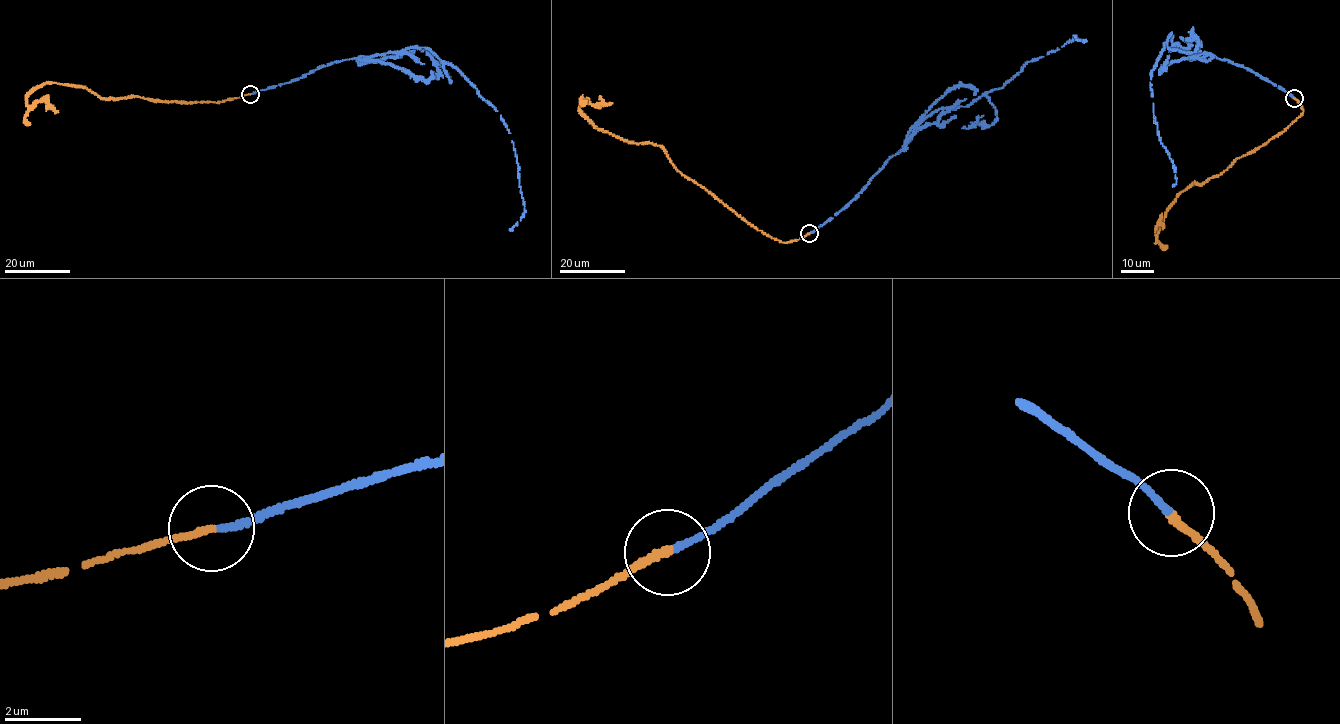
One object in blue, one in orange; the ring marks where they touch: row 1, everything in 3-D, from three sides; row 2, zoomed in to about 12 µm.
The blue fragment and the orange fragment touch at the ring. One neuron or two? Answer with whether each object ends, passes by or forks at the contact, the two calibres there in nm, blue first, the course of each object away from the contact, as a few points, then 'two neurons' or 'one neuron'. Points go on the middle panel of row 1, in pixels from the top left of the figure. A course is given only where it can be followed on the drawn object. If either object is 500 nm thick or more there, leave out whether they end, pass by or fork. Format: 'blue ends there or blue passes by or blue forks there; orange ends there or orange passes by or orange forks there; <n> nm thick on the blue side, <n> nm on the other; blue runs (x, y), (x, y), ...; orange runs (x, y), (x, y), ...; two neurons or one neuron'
blue ends there; orange ends there; 170 nm thick on the blue side, 200 nm on the other; blue runs (809, 233), (853, 199), (921, 123), (1002, 87), (1027, 62), (1069, 39), (1085, 41), (1073, 35); orange runs (809, 233), (776, 240), (685, 177), (659, 145), (623, 140), (595, 128), (579, 108), (582, 102), (613, 102); one neuron

